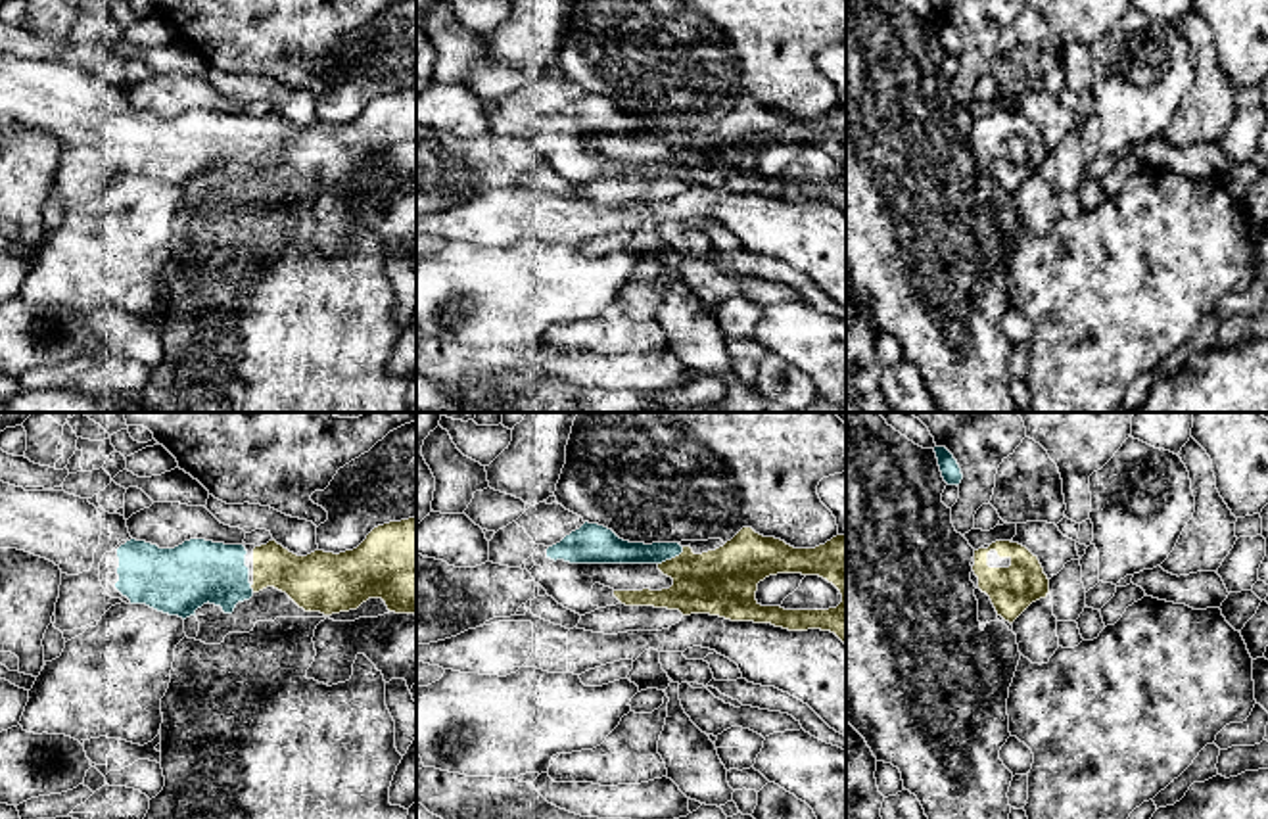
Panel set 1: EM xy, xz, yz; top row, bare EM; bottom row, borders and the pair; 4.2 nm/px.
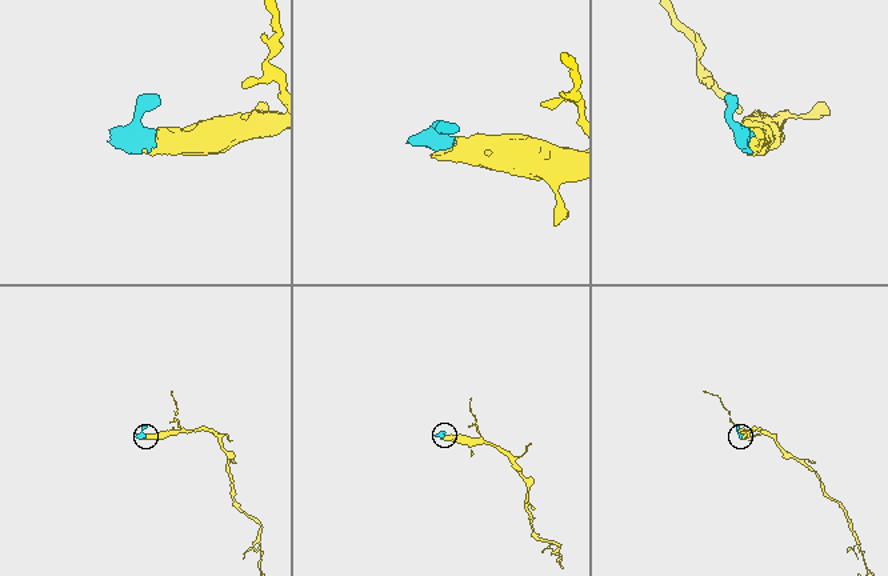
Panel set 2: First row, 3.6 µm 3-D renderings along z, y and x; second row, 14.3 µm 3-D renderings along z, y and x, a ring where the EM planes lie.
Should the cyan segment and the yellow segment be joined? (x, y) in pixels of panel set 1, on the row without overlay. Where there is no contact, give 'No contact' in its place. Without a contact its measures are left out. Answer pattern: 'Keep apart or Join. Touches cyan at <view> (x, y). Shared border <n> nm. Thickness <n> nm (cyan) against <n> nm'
Join. Touches cyan at xz (672, 127). Shared border 130 nm. Thickness 110 nm (cyan) against 280 nm

